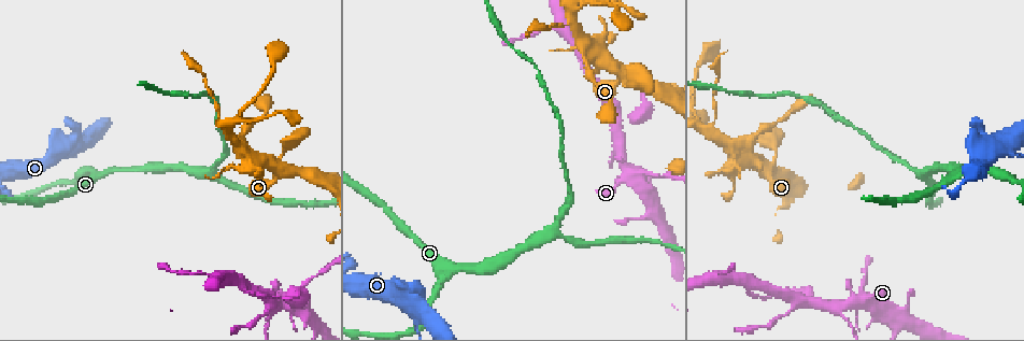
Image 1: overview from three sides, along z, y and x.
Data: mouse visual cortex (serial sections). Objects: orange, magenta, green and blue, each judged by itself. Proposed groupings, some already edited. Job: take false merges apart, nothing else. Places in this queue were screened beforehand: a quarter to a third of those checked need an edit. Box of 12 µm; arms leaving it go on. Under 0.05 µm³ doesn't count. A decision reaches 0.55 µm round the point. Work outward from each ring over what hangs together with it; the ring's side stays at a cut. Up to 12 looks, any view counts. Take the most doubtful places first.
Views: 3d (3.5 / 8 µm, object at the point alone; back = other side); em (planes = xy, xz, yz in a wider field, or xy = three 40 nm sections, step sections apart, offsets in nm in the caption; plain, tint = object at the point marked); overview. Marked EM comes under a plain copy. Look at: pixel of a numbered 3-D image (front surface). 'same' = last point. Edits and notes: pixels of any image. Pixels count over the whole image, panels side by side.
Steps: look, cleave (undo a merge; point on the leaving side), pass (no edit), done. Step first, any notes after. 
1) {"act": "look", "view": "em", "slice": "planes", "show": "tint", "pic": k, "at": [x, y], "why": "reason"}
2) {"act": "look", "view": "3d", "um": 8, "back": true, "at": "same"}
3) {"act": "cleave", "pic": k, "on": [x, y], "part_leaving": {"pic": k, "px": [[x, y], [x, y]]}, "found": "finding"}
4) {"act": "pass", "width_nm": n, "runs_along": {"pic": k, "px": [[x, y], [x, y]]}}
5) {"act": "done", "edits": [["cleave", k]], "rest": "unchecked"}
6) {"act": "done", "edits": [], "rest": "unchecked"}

{"act": "look", "view": "3d", "um": 3.5, "pic": 1, "at": [867, 302], "why": "small branch off a trunk"}

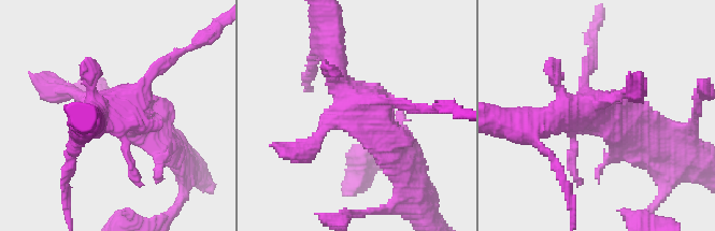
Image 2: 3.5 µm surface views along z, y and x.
{"act": "look", "view": "em", "slice": "xy", "step": 1, "show": "tint", "pic": 2, "at": [128, 108], "why": "need the tissue"}

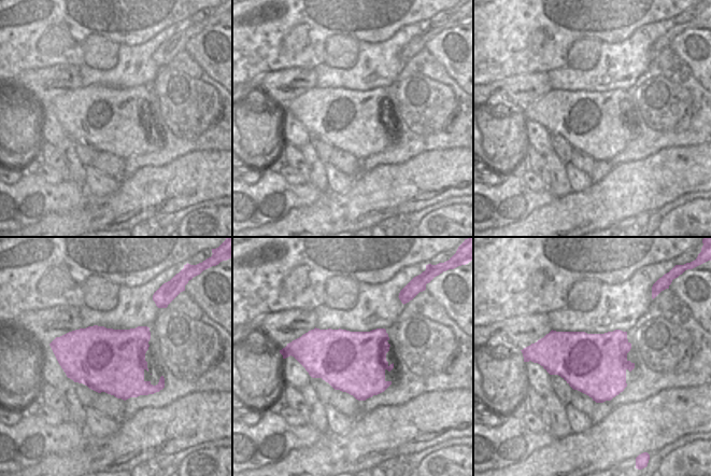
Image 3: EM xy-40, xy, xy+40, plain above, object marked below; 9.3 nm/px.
{"act": "pass", "runs_along": {"pic": 2, "px": [[74, 91], [130, 107], [173, 58]]}, "found": "one cell here"}

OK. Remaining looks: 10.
{"act": "look", "view": "3d", "um": 3.5, "pic": 1, "at": [799, 301], "why": "branch point"}

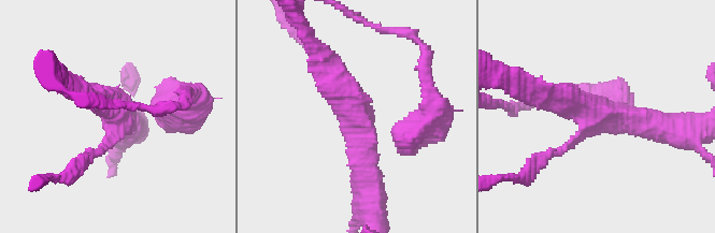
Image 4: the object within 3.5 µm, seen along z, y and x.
{"act": "look", "view": "em", "slice": "xy", "step": 1, "show": "tint", "pic": 4, "at": [113, 112], "why": "now the EM"}

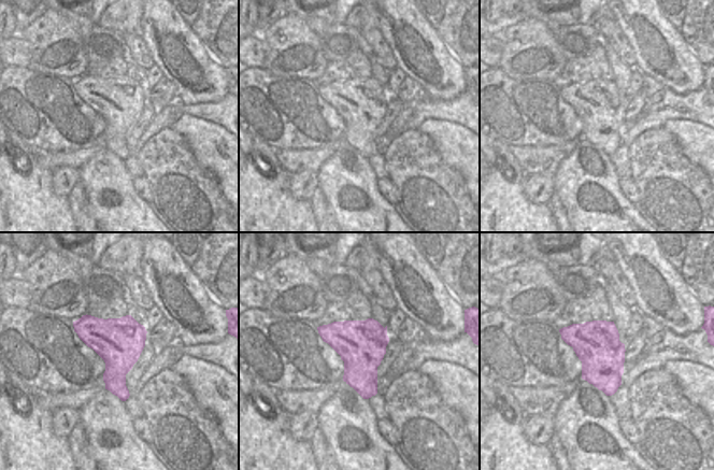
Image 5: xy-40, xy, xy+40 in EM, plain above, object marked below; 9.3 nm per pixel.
{"act": "pass", "arms": 3, "runs_along": {"pic": 4, "px": [[369, 178], [366, 134], [326, 58]]}, "found": "continuous, no second cell"}

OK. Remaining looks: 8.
{"act": "look", "view": "3d", "um": 3.5, "pic": 1, "at": [275, 165], "why": "abrupt turn"}

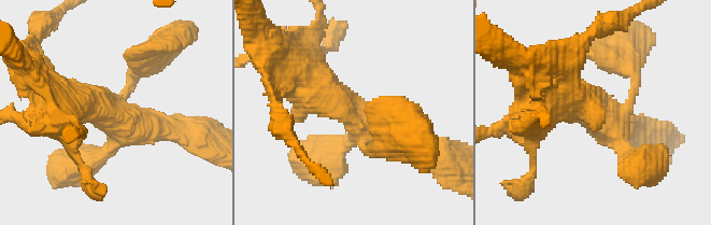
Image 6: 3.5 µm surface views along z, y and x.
{"act": "look", "view": "em", "slice": "xy", "step": 5, "show": "tint", "pic": 6, "at": [354, 113], "arms": 4, "arm_widths_nm": [150, 200, 350, 500]}

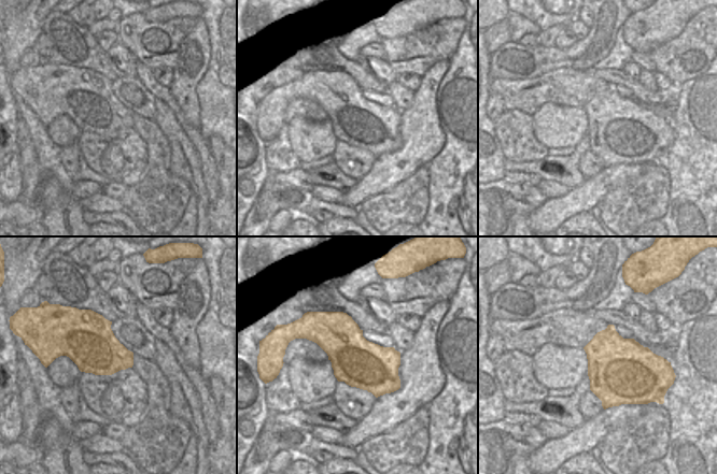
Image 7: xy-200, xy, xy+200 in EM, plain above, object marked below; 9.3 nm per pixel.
{"act": "pass", "runs_along": {"pic": 6, "px": [[637, 158], [580, 102], [552, 96]]}, "found": "one cell here"}

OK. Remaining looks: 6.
{"act": "look", "view": "3d", "um": 3.5, "pic": 1, "at": [220, 112], "why": "thick turns thin"}

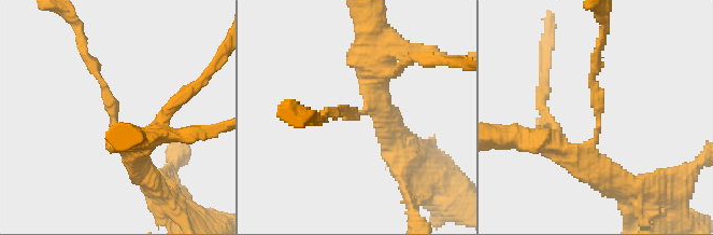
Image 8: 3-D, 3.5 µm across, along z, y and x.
{"act": "look", "view": "em", "slice": "xy", "step": 5, "show": "tint", "pic": 8, "at": [597, 117]}

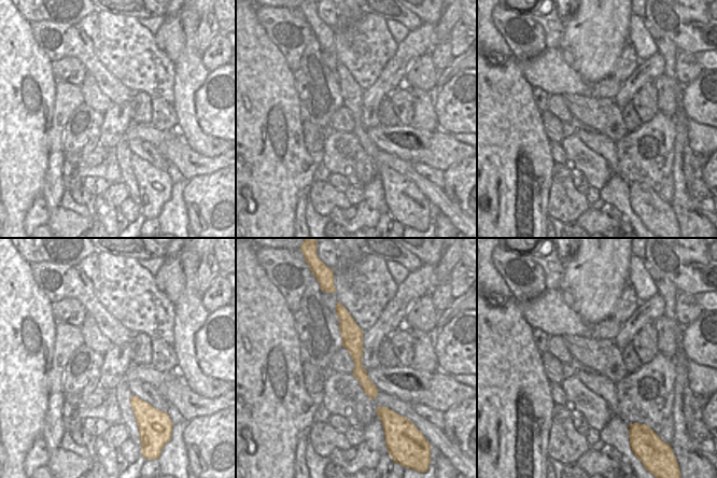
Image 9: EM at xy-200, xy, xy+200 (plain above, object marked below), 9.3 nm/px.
{"act": "pass", "width_nm": 200, "runs_along": {"pic": 9, "px": [[338, 306], [373, 395]]}, "found": "one cell here"}

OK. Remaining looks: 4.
{"act": "done", "edits": [], "rest": "unchecked"}

